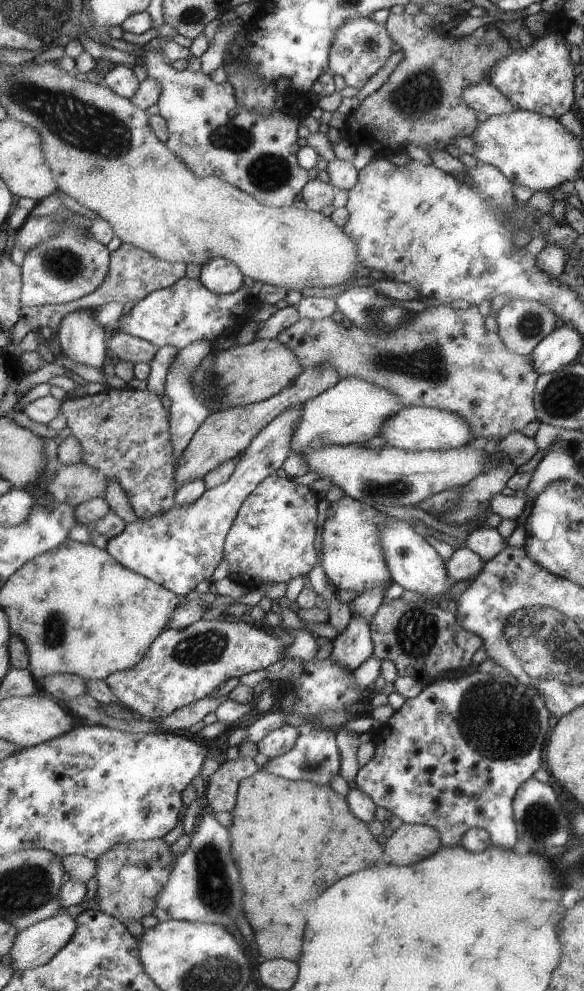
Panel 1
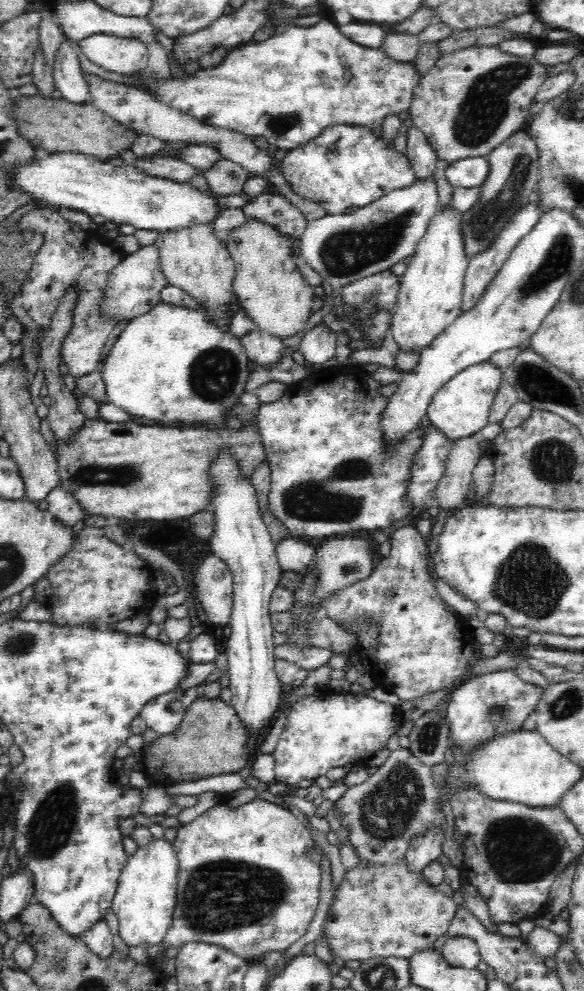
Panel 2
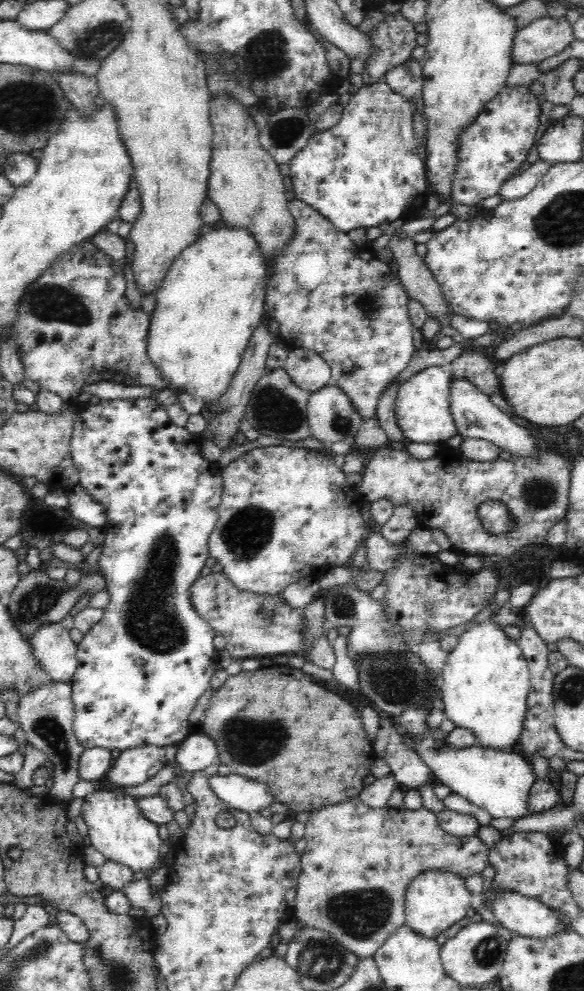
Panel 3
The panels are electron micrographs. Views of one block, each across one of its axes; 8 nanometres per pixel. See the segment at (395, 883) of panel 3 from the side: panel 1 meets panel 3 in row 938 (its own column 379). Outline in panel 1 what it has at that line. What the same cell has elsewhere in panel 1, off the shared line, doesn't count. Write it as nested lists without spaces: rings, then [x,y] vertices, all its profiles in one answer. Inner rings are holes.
[[[433,302],[431,307],[424,313],[413,314],[411,321],[404,322],[387,335],[373,333],[356,325],[349,330],[342,323],[336,323],[332,317],[322,320],[302,317],[277,334],[277,339],[296,352],[303,370],[330,363],[337,368],[340,378],[352,375],[370,381],[396,393],[408,407],[448,409],[458,413],[471,426],[475,438],[484,437],[500,442],[512,430],[520,430],[536,420],[535,383],[540,374],[531,357],[512,352],[498,332],[489,330],[478,306],[470,305],[466,310],[455,310],[448,304]]]

